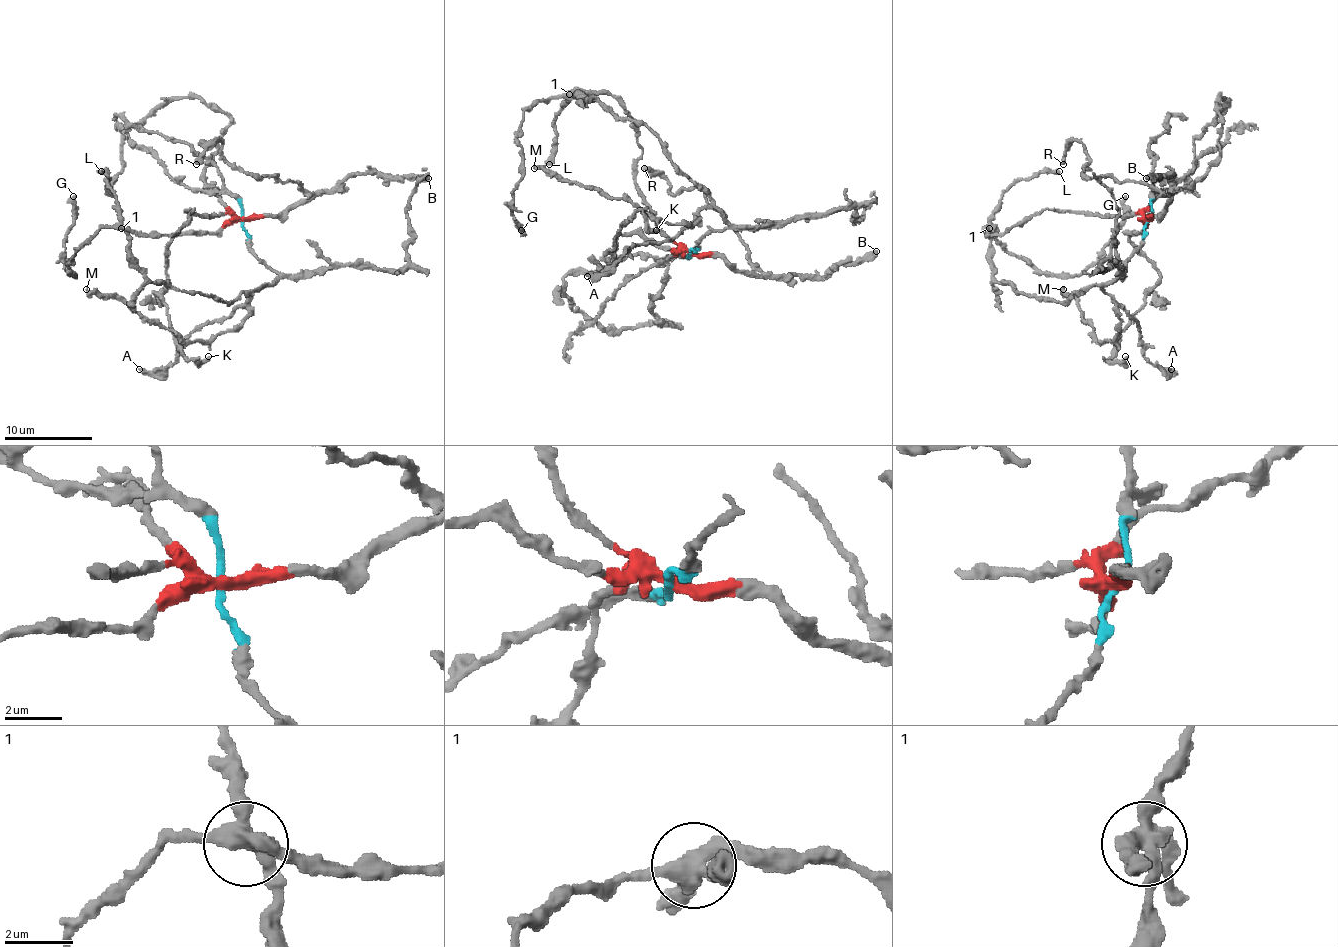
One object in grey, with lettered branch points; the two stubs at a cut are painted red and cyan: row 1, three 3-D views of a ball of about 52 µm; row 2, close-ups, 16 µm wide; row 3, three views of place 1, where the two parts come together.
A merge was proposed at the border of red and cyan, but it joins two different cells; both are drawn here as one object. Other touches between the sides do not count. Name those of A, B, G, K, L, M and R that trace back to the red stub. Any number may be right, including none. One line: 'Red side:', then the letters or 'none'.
Red side: B, G, K, R

